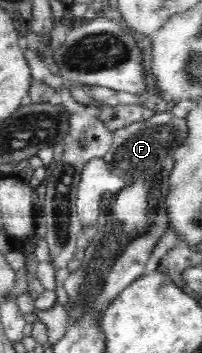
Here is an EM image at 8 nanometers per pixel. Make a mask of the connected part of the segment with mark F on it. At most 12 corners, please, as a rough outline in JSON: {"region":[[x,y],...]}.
{"region":[[185,115],[113,131],[97,234],[64,283],[68,327],[102,317],[169,227]]}

